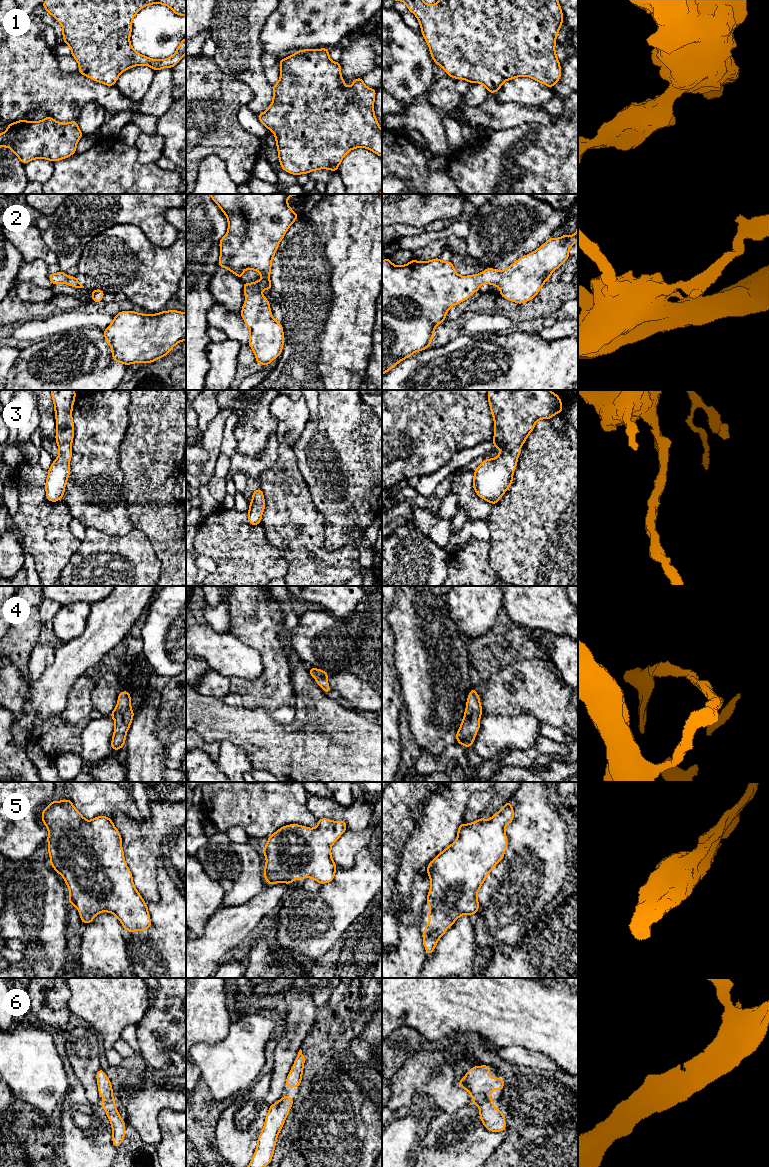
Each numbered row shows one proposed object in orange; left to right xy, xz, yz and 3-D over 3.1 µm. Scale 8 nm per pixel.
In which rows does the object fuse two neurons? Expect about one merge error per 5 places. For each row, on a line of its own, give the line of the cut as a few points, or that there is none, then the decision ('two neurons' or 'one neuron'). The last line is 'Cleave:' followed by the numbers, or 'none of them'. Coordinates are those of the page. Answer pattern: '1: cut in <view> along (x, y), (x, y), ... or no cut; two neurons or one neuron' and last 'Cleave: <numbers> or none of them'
1: no cut; one neuron
2: no cut; one neuron
3: no cut; one neuron
4: no cut; one neuron
5: no cut; one neuron
6: no cut; one neuron
Cleave: none of them

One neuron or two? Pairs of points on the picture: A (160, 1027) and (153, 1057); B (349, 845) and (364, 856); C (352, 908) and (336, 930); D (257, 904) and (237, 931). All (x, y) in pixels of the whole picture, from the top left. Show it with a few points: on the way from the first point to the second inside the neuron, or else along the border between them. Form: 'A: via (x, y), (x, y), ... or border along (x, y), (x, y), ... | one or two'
A: via (163, 1034), (164, 1044), (160, 1050) | one
B: border along (370, 846), (362, 849), (355, 858) | two
C: via (347, 913), (341, 925) | one
D: via (252, 911), (239, 924) | one

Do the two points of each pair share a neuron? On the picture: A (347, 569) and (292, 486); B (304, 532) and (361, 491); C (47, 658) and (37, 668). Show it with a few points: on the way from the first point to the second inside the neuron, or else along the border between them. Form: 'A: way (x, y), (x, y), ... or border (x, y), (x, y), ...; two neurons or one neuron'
A: way (323, 559), (298, 534), (292, 523), (292, 510); one neuron
B: border (311, 498), (315, 507), (324, 517), (324, 542); two neurons
C: way (45, 660), (39, 666); one neuron

